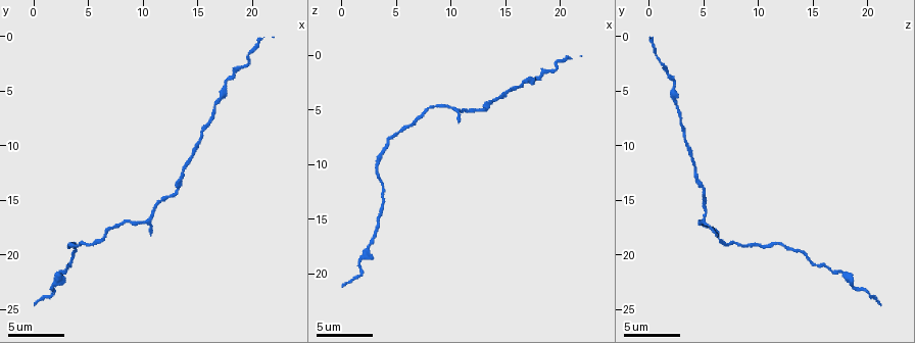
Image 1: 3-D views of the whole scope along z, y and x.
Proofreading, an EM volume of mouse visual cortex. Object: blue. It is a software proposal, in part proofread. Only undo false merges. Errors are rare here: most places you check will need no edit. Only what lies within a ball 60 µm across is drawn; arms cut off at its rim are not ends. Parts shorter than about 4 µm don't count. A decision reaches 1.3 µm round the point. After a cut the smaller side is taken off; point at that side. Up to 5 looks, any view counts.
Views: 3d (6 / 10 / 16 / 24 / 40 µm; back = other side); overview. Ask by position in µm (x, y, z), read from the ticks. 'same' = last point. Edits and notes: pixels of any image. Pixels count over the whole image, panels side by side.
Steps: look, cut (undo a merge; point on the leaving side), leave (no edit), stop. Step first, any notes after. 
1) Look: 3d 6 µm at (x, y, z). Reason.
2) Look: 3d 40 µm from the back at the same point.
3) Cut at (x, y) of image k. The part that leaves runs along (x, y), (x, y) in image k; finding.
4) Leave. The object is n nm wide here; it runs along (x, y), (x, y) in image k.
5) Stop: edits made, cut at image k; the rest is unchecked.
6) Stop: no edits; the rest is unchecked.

Look: 3d 10 µm at (9.4, 17.0, 4.8).

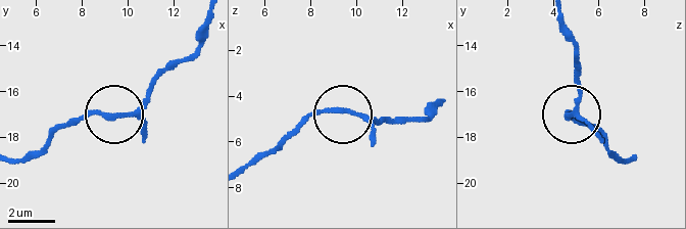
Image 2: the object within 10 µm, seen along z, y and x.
Leave. The object is 200 nm wide here; it runs along (113, 115), (64, 125) in image 2; one cell here.

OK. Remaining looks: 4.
Look: 3d 10 µm at (12.8, 14.4, 4.8). Sudden change in width.

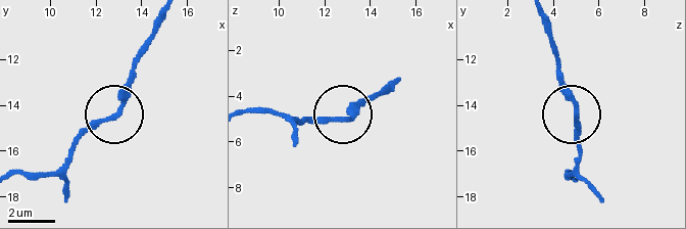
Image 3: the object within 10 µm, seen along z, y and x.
Leave. It runs along (40, 174), (55, 169), (85, 133), (114, 116), (137, 53) in image 3; all the same cell.

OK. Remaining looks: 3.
Look: 3d 10 µm at (16.6, 6.8, 2.4). Sudden change in width.

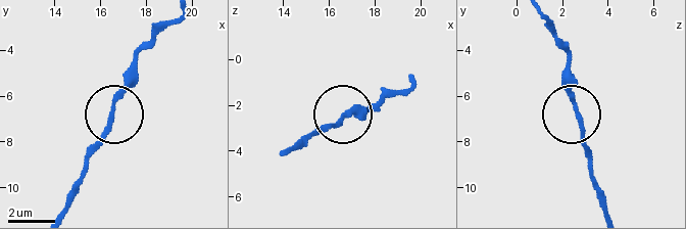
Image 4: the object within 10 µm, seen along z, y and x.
Leave. The object is 190 nm wide here; it runs along (283, 149), (355, 111), (377, 111) in image 4; one cell here.

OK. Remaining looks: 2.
Stop: no edits; the rest is unchecked.

